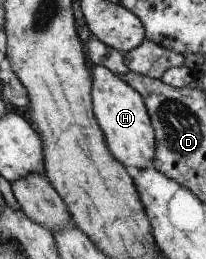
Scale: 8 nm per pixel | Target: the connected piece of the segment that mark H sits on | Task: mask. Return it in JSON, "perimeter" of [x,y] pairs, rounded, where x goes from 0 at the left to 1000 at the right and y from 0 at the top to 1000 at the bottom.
{"perimeter":[[[456,251],[451,402],[456,440],[524,541],[553,610],[597,641],[689,656],[733,645],[762,579],[757,506],[728,456],[704,386],[641,332],[505,255]]]}

